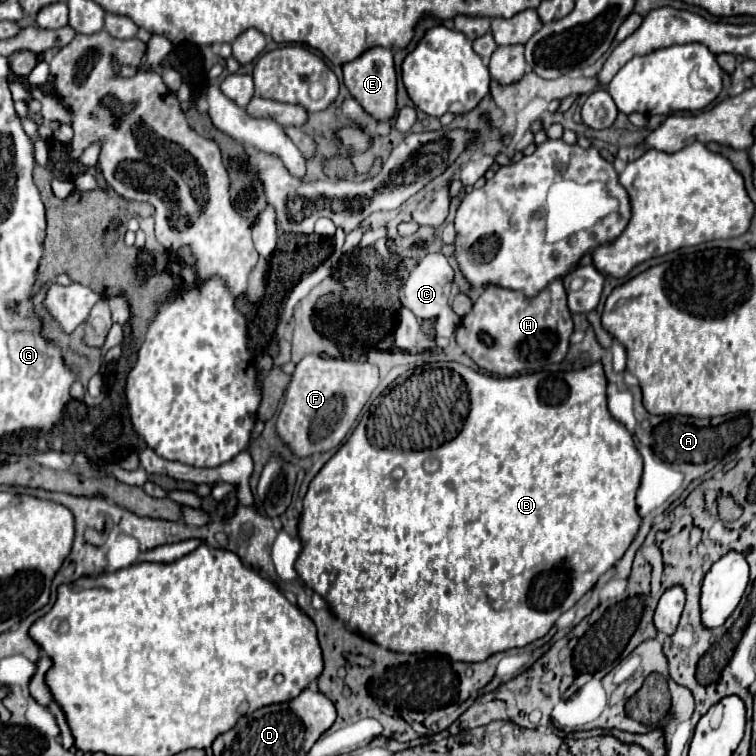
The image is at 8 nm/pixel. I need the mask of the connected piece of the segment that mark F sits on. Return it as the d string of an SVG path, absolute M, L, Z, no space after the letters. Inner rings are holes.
M307 355L293 371L293 379L285 393L285 403L275 425L277 435L299 459L335 449L349 433L377 385L379 369L367 361Z

